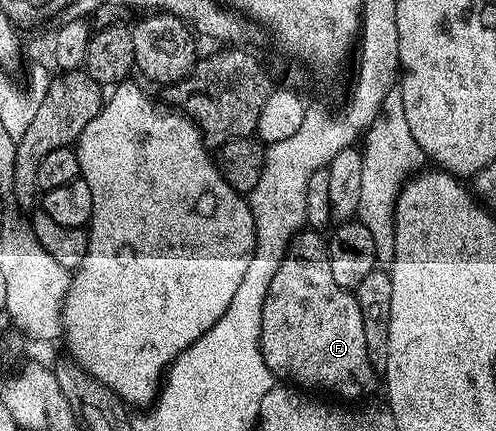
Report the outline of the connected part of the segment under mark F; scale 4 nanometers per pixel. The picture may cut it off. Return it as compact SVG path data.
M304 229L291 237L285 257L281 261L281 265L277 265L277 273L273 273L273 281L269 281L269 291L261 309L259 348L263 354L265 365L271 370L271 374L280 380L290 381L299 389L311 389L307 387L315 386L319 391L328 391L329 394L340 395L343 399L359 399L375 383L375 367L371 364L373 352L367 347L367 342L365 341L365 325L363 324L361 309L357 305L354 294L344 289L341 285L337 285L337 280L333 278L333 269L329 269L329 261L331 259L327 256L328 244L325 242L324 236L322 239L319 235L322 234L318 230Z

